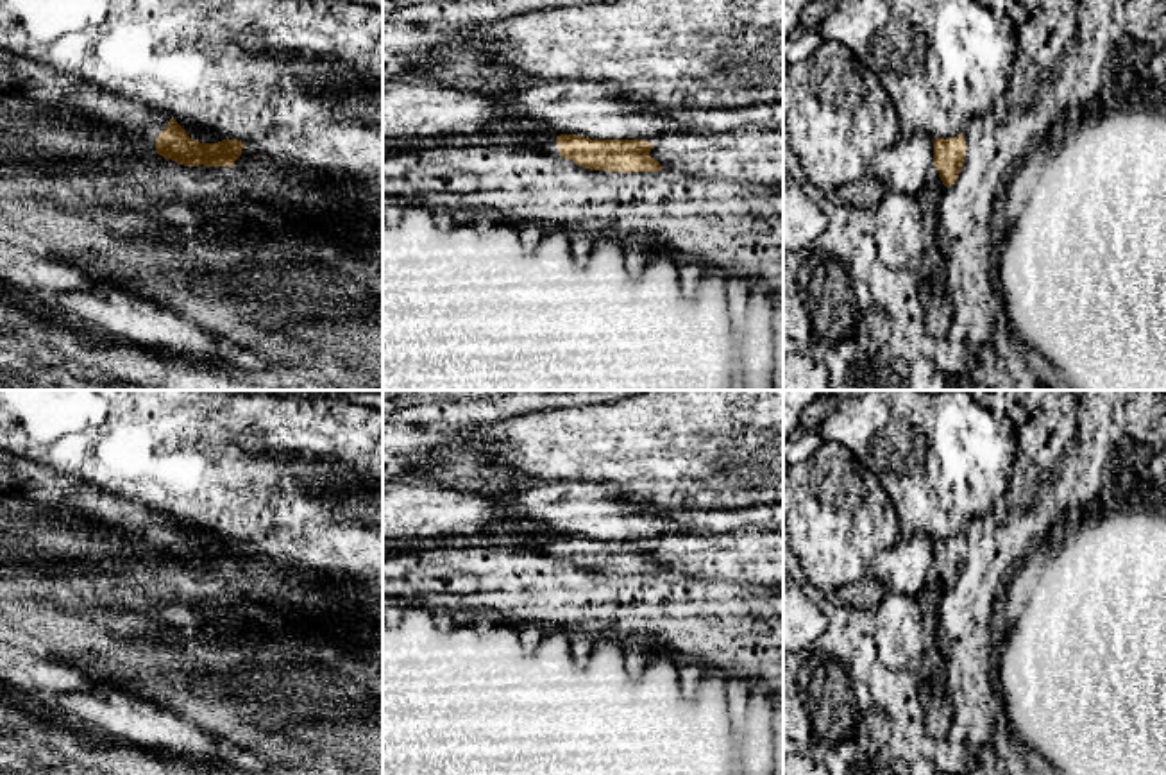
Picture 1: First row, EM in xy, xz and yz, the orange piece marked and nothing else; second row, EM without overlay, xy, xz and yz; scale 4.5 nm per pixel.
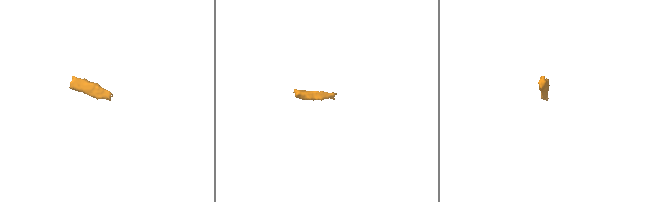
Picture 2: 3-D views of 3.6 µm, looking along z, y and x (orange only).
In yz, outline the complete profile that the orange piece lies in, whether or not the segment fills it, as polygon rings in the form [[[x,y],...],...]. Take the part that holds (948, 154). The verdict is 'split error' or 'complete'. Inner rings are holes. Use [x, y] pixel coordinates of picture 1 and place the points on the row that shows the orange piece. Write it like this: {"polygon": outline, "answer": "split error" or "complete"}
{"polygon": [[[962,132],[950,140],[934,140],[934,166],[937,168],[944,186],[955,184],[964,163],[966,149]]], "answer": "complete"}

